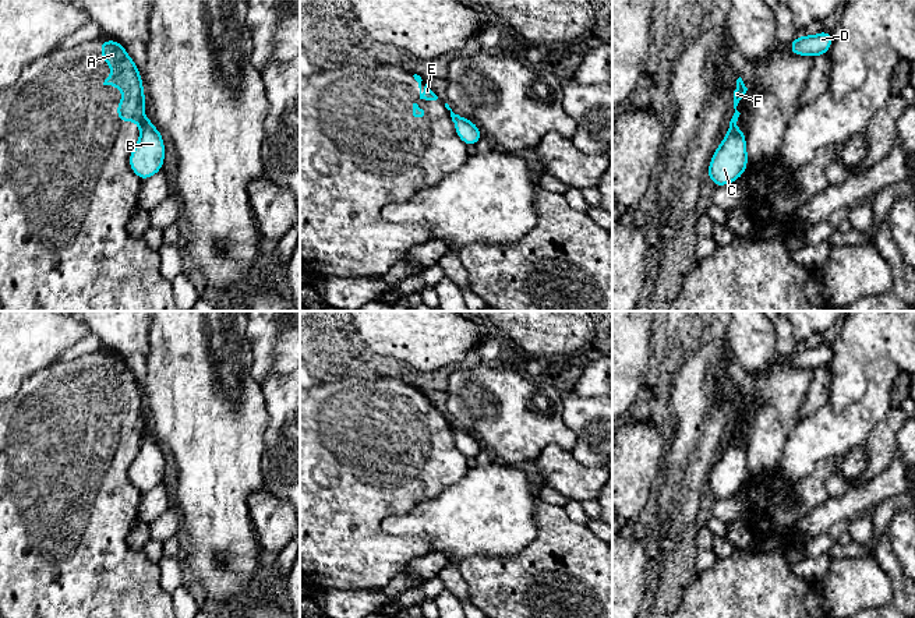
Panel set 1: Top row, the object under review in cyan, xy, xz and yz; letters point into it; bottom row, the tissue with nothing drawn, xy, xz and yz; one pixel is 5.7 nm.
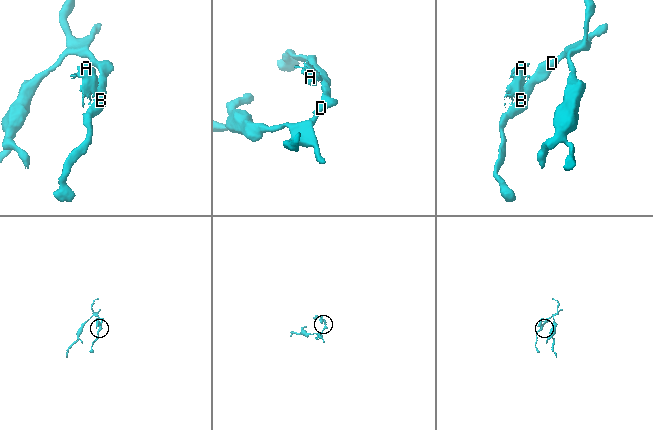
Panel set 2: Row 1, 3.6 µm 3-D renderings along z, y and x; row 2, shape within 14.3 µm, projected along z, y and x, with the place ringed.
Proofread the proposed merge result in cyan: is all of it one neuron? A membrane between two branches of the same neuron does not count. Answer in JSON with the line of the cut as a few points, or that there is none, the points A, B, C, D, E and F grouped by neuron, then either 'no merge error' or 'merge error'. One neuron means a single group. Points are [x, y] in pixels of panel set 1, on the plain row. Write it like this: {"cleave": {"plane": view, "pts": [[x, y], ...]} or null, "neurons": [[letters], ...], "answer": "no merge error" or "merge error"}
{"cleave": {"plane": "xy", "pts": [[145, 428], [141, 444]]}, "neurons": [["A", "E", "F"], ["B", "C", "D"]], "answer": "merge error"}

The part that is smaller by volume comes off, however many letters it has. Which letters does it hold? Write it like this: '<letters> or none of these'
A, E, F

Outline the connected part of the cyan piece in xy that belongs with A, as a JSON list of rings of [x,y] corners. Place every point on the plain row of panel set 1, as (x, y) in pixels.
[[[114,352],[102,353],[99,365],[113,381],[103,398],[123,402],[123,412],[117,416],[117,434],[135,434],[142,444],[145,406],[141,385],[124,359]]]

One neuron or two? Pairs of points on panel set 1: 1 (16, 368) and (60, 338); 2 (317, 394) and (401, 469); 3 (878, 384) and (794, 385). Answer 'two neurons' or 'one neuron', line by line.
1: one neuron
2: one neuron
3: two neurons

